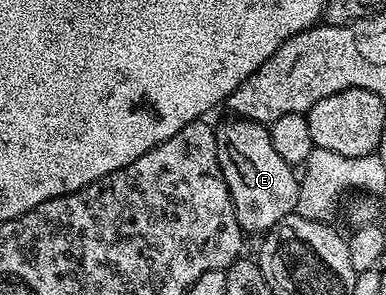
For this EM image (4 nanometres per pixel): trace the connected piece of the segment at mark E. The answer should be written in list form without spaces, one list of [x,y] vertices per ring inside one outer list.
[[[229,117],[226,123],[216,124],[215,130],[219,169],[223,173],[223,181],[227,181],[227,189],[231,193],[231,201],[235,205],[235,217],[239,221],[242,232],[267,232],[283,217],[294,214],[297,206],[299,175],[294,164],[283,161],[283,157],[279,157],[279,152],[275,150],[275,145],[271,145],[268,126],[250,119]]]

